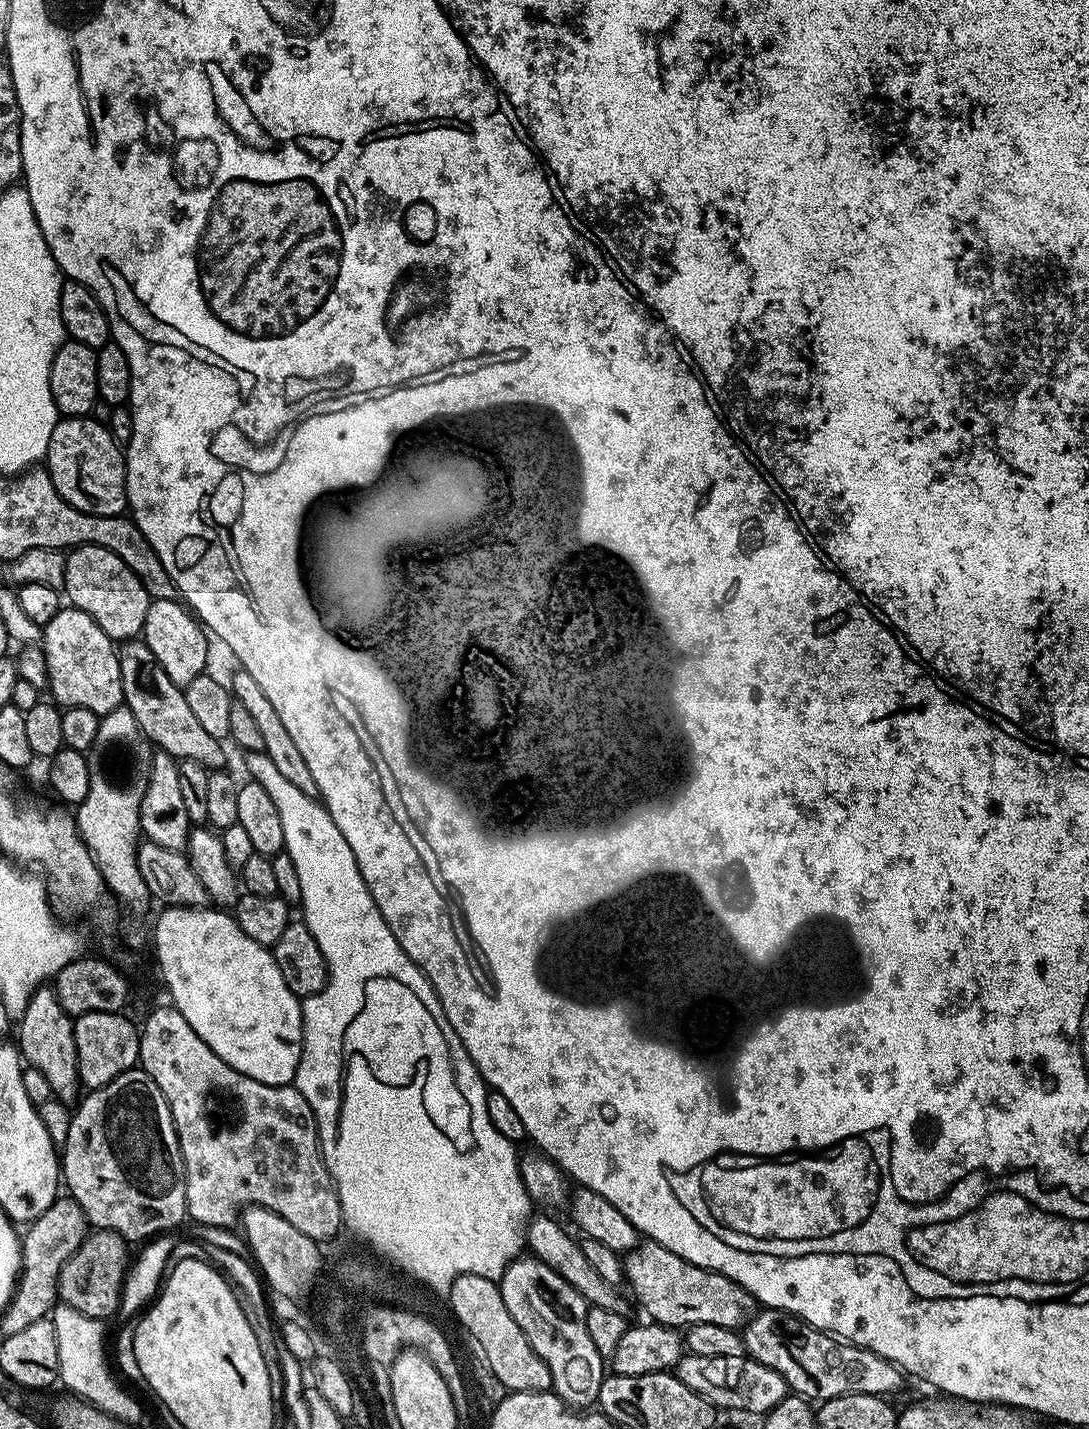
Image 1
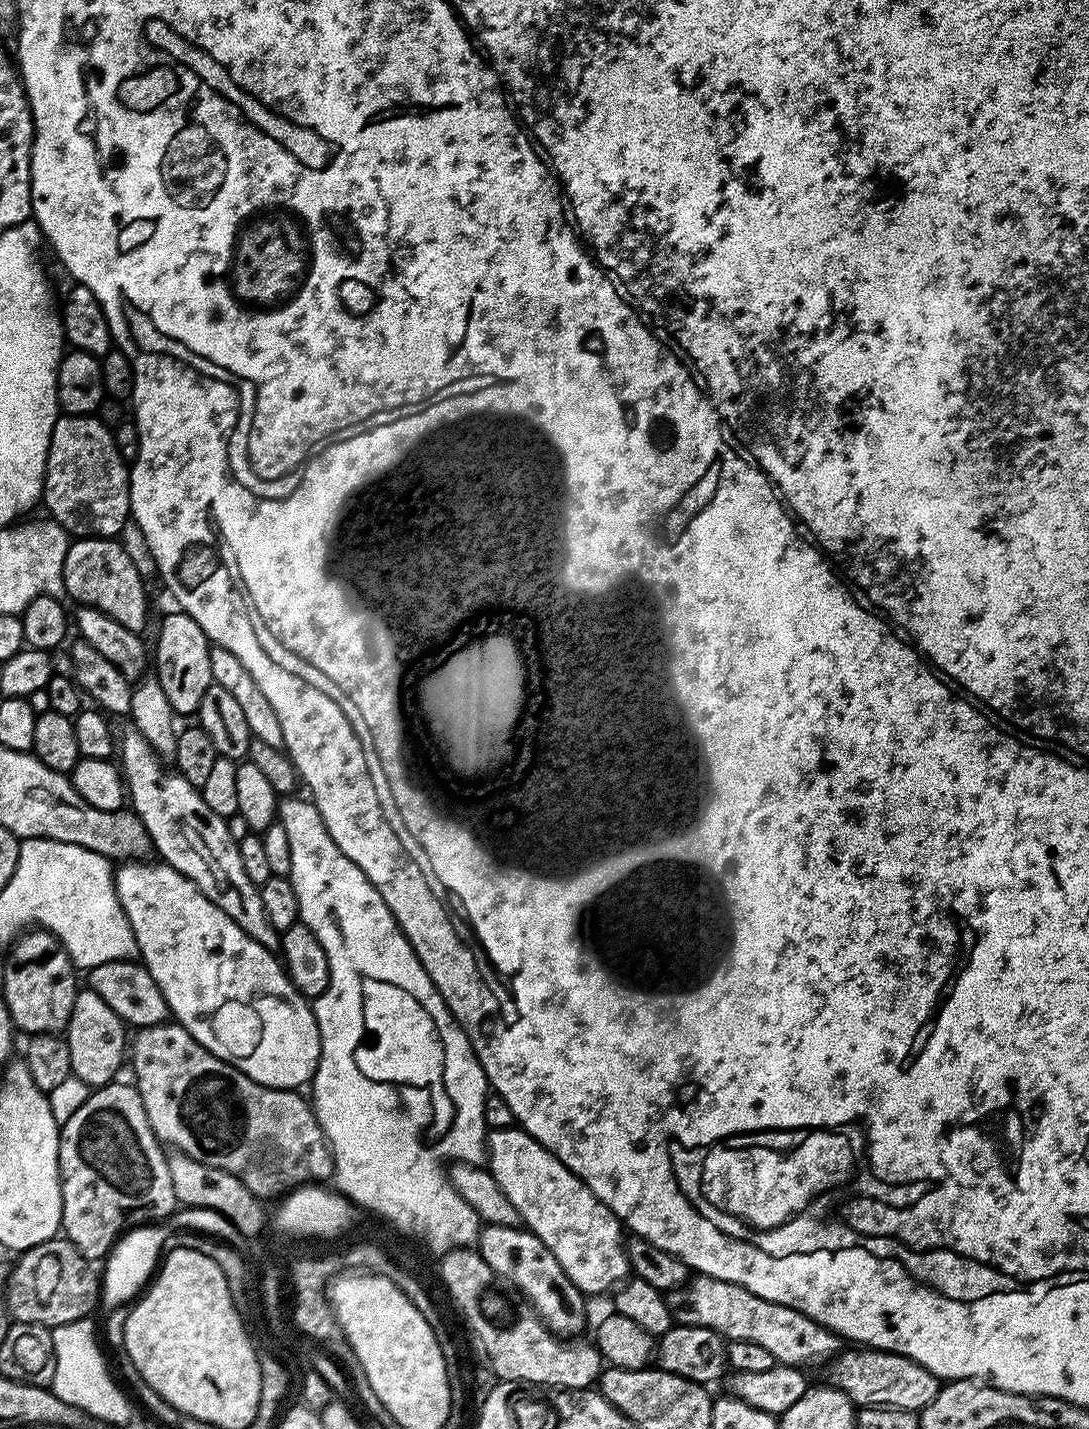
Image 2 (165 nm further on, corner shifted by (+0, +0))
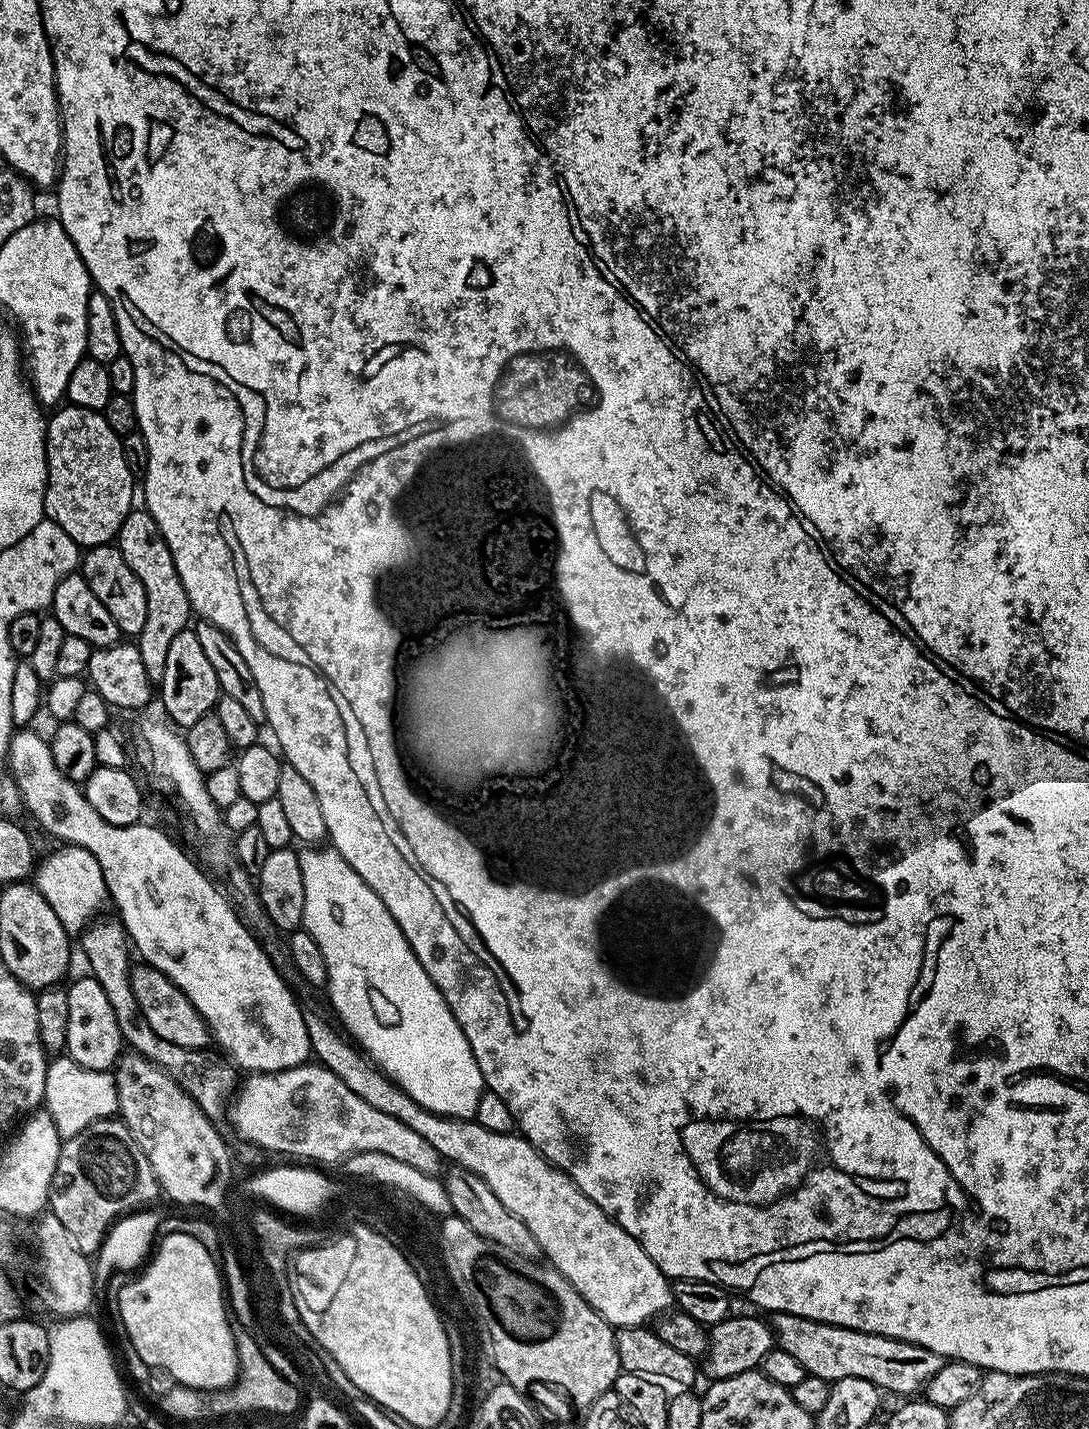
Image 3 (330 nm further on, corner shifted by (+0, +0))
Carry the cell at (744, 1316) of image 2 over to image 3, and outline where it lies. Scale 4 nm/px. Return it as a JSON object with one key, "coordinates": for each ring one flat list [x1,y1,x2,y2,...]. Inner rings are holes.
{"coordinates":[[777,1312,771,1317,775,1343,786,1354,798,1358,805,1373,829,1382,842,1378,866,1378,885,1393,897,1392,900,1398,912,1398,923,1393,924,1387,946,1363,945,1357,934,1354,917,1344,879,1336,873,1332,859,1332,837,1324,823,1324,789,1312],[888,1391,888,1392,887,1392]]}

